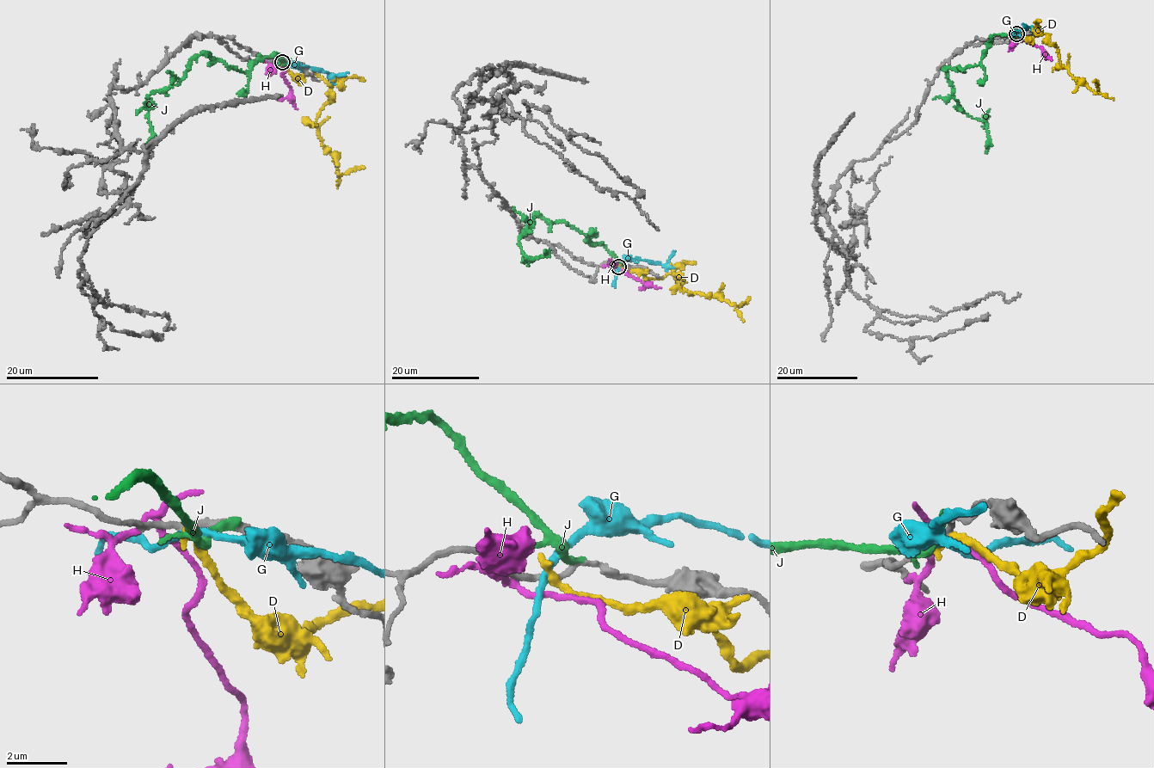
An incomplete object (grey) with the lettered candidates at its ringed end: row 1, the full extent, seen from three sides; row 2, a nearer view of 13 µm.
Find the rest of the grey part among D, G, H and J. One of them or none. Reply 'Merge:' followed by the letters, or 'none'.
Merge: D

